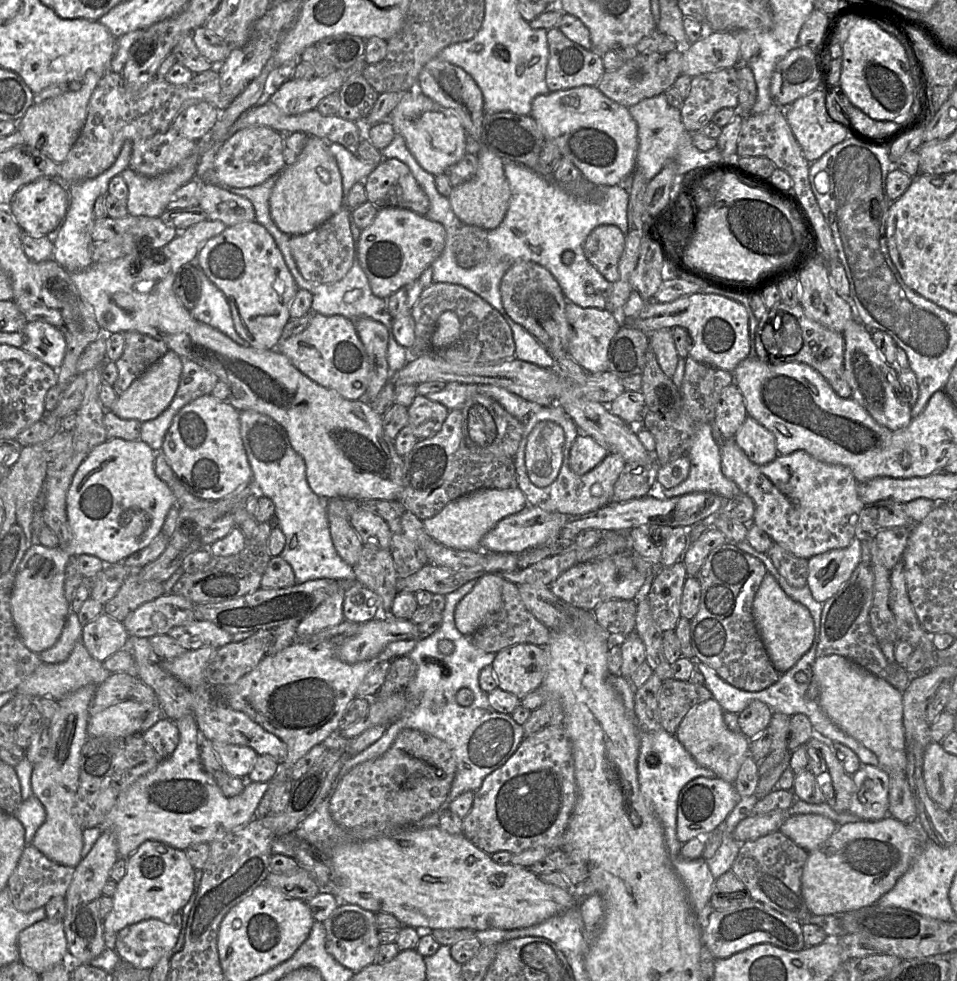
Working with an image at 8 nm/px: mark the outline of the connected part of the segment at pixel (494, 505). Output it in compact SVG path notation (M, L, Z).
M481 489L447 504L438 514L423 521L426 533L438 543L458 550L480 550L483 536L499 521L528 506L524 493L514 489Z

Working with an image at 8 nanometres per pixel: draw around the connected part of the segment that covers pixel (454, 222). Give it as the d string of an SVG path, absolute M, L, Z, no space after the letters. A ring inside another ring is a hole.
M396 134L392 142L382 151L384 159L395 158L408 166L418 184L429 199L429 209L425 217L439 222L446 231L445 246L440 256L432 264L434 283L461 285L474 292L493 308L498 310L510 326L515 343L515 358L545 369L556 370L556 361L543 345L524 327L514 322L506 313L500 284L506 271L516 261L532 261L545 267L557 280L567 301L582 308L605 309L604 292L611 283L588 261L584 254L584 242L588 235L599 225L617 226L623 234L628 234L629 192L620 184L601 188L601 198L595 200L577 200L560 188L553 179L545 179L528 167L511 160L504 161L504 173L508 180L511 196L507 213L501 224L488 232L489 251L487 257L478 265L464 269L458 265L455 257L455 238L462 222L455 215L449 198L441 195L435 184L435 176L425 171L407 148L404 138ZM565 251L574 254L570 265L562 262ZM481 281L488 281L488 289L482 289ZM585 282L591 282L597 291L588 295L584 291Z

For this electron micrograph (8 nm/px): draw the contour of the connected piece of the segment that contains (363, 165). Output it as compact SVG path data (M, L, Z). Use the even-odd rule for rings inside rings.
M329 143L329 150L336 159L342 178L343 207L347 207L347 195L355 183L364 181L378 166L377 164L361 159L338 143Z

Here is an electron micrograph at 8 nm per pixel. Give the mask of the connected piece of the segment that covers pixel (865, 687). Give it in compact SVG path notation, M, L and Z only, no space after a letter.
M841 655L817 657L813 666L813 679L820 690L817 700L826 715L843 732L872 751L878 758L878 767L888 774L906 773L903 692Z

